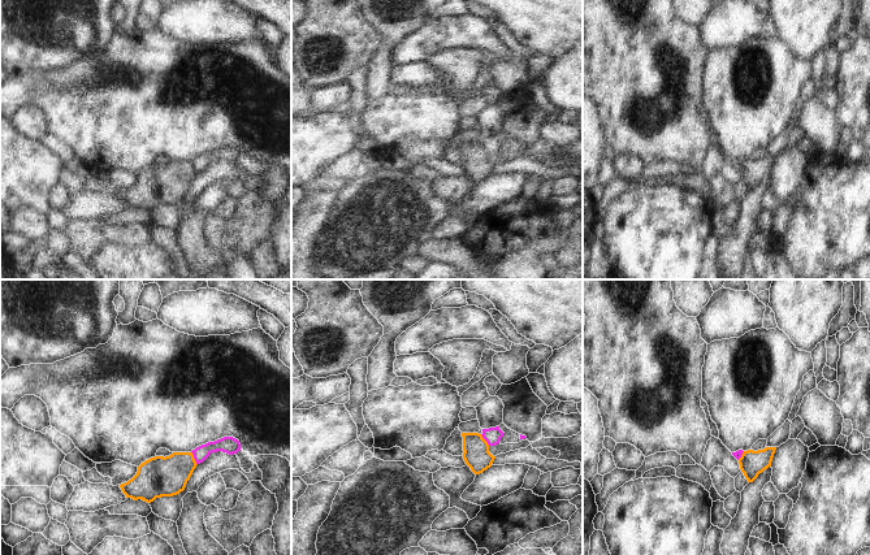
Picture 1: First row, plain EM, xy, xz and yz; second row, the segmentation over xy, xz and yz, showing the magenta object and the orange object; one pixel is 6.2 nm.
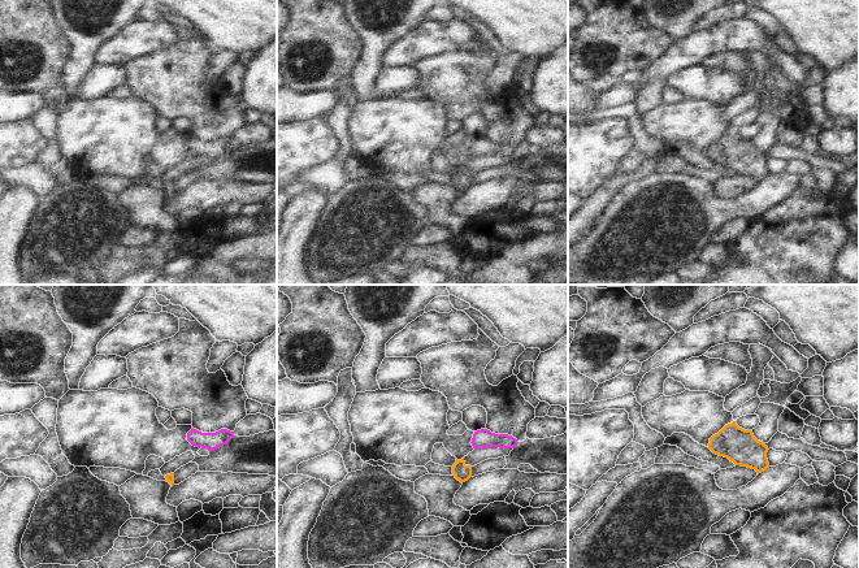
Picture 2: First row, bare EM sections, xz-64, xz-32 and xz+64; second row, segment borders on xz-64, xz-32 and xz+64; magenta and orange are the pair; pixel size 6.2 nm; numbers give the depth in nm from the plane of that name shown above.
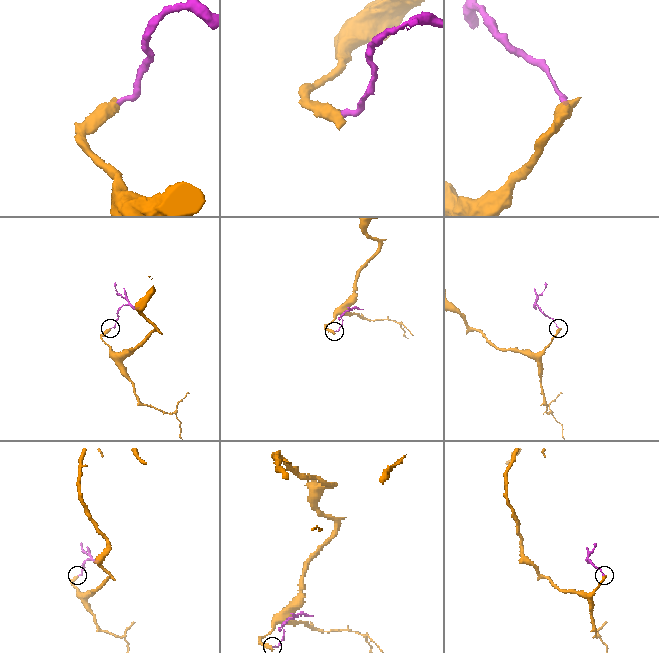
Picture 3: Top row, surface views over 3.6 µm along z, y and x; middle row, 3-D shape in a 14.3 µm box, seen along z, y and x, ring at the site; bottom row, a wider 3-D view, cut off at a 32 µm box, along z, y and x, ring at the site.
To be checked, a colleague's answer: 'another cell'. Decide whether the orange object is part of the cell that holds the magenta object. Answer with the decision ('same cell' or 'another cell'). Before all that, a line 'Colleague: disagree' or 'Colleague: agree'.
Colleague: agree
another cell

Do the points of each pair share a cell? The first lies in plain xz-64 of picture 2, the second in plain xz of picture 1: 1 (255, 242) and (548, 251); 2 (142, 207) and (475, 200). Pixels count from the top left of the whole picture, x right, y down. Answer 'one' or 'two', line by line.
1: one
2: two

